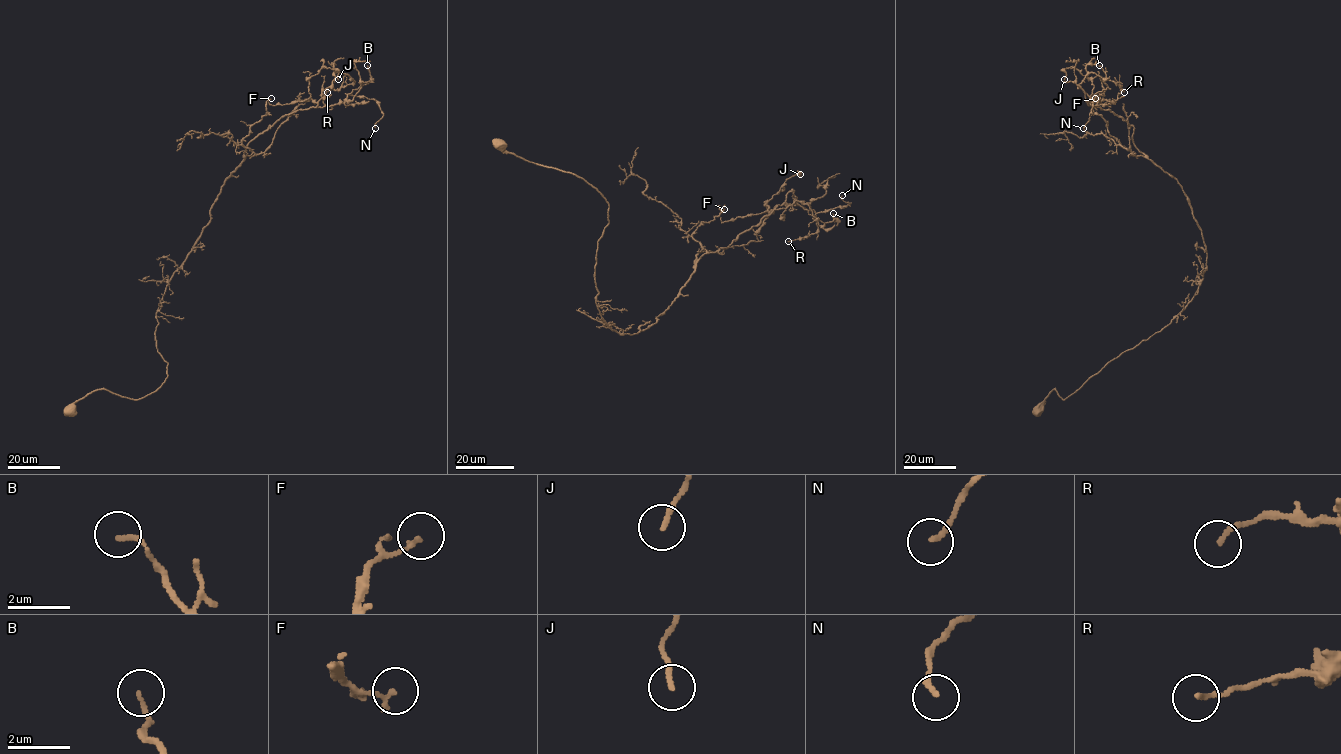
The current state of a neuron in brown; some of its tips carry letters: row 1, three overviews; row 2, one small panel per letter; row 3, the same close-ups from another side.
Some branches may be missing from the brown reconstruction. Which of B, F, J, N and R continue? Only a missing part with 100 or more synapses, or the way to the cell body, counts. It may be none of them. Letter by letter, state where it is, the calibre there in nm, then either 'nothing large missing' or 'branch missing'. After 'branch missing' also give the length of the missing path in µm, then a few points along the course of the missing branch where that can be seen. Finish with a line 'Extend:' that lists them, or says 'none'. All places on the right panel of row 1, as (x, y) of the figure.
B: place (1099, 65); calibre 140 nm; nothing large missing
F: place (1095, 98); calibre 160 nm; nothing large missing
J: place (1064, 79); calibre 160 nm; nothing large missing
N: place (1083, 128); calibre 180 nm; nothing large missing
R: place (1124, 92); calibre 150 nm; nothing large missing
Extend: none

